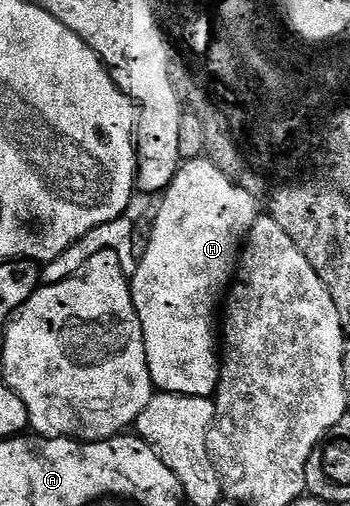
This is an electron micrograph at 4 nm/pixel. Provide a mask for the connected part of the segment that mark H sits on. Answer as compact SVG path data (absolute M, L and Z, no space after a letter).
M208 158L188 159L179 166L176 177L166 188L161 196L162 204L158 207L158 216L154 219L154 228L150 231L150 244L146 251L141 252L138 260L136 273L130 279L130 292L132 301L136 305L136 313L140 317L140 325L144 329L144 345L146 346L146 356L148 357L148 369L154 382L155 388L159 392L167 391L177 395L205 395L213 396L218 390L218 373L220 370L220 351L216 346L216 319L214 323L214 314L219 314L220 304L224 296L229 292L231 282L236 274L236 268L240 258L240 252L246 242L247 235L254 227L254 223L260 218L260 199L245 192L239 184L234 184L217 168L215 164L210 163Z

